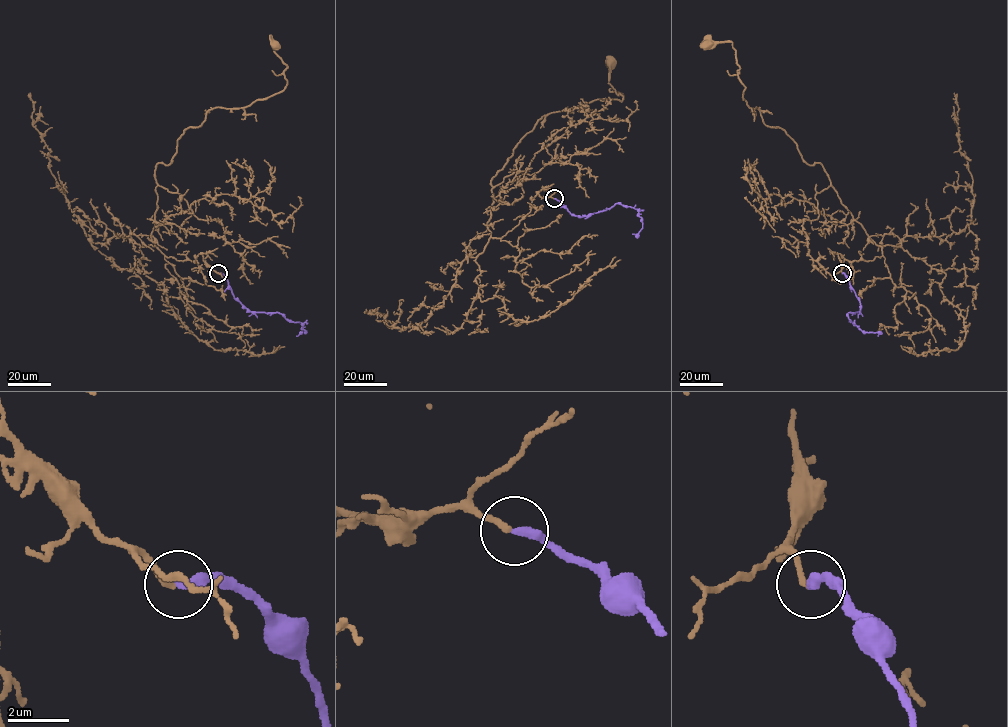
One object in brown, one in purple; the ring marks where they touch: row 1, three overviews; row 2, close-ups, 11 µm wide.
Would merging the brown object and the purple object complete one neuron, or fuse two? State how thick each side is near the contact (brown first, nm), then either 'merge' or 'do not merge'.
190/340 nm | do not merge

